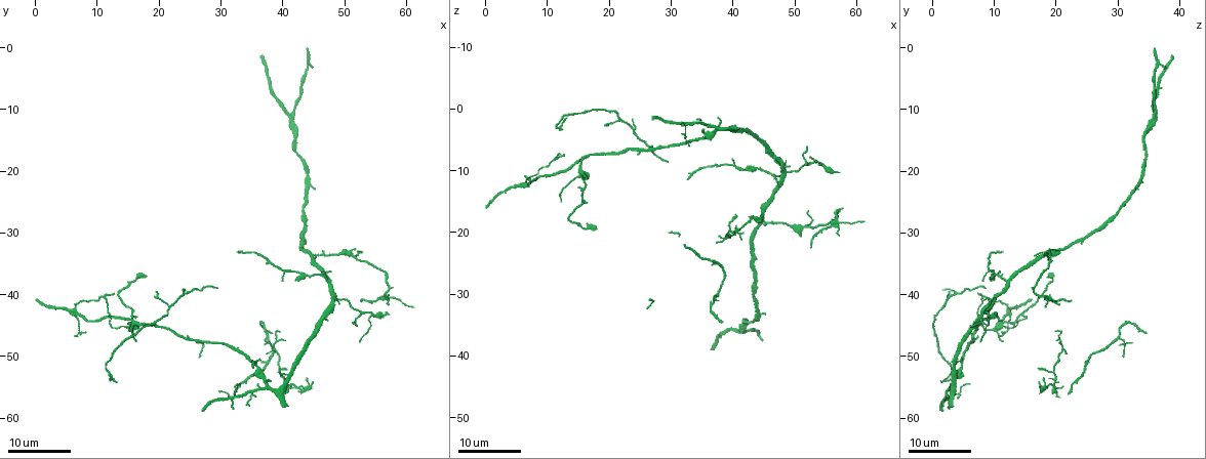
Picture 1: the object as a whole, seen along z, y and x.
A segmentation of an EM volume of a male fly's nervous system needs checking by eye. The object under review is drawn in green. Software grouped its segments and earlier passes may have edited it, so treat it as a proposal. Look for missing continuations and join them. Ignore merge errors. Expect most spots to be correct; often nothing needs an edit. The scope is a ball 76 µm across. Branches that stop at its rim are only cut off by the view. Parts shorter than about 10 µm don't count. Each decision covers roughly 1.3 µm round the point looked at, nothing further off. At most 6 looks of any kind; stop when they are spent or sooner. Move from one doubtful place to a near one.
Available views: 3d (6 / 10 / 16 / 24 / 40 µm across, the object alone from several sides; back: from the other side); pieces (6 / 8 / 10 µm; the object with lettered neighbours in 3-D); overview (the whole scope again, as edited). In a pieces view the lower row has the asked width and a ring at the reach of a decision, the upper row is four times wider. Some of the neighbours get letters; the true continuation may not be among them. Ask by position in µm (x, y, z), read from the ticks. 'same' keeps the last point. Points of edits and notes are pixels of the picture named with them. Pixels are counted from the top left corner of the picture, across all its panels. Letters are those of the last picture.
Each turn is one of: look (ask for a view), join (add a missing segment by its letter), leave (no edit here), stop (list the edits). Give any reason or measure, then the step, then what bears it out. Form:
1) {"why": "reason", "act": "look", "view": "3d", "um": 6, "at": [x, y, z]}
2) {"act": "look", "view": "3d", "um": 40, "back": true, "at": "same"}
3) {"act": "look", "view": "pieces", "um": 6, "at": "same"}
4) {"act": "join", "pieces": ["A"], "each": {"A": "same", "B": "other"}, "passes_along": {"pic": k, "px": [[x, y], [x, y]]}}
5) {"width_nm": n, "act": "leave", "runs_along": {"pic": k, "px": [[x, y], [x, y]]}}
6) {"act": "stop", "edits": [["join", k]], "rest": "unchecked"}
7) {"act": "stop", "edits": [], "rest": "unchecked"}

{"why": "branch stops here", "act": "look", "view": "3d", "um": 24, "at": [33.0, 33.5, 11.5]}

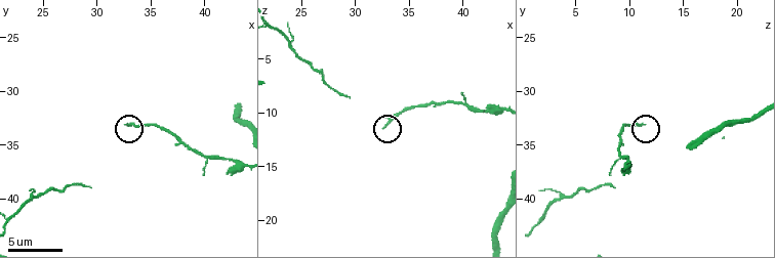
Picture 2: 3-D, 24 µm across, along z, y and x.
{"act": "look", "view": "pieces", "um": 10, "at": [32.6, 33.0, 11.4]}

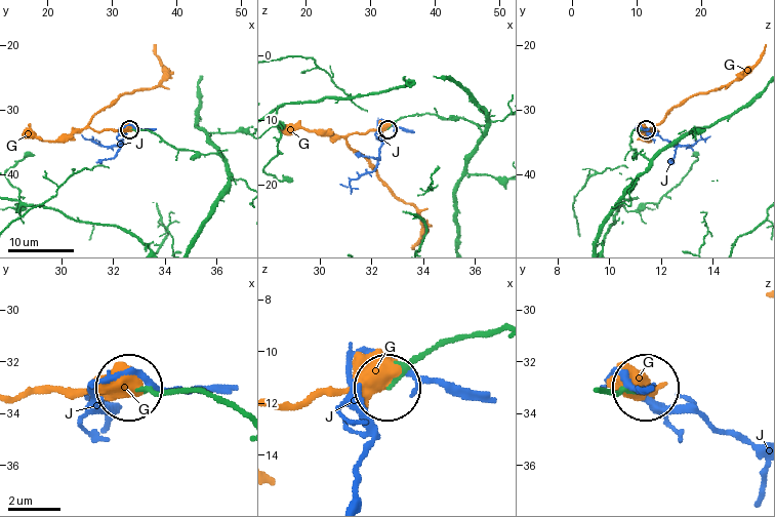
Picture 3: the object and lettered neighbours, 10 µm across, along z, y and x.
{"act": "leave", "each": {"G": "other", "J": "other"}, "runs_along": {"pic": 3, "px": [[497, 330], [438, 340], [386, 388]]}, "found": "no lettered segment goes on from it"}

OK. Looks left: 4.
{"why": "free end", "act": "look", "view": "3d", "um": 24, "at": [40.0, 52.0, 17.5]}

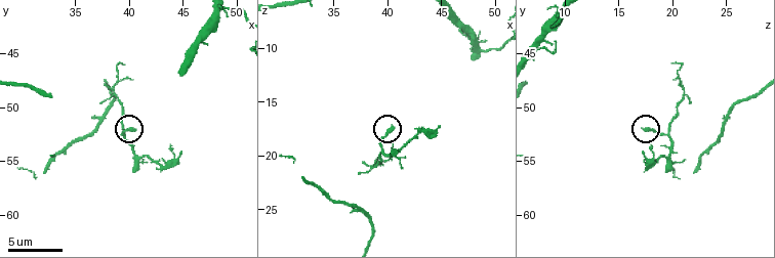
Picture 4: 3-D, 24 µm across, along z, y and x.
{"act": "look", "view": "pieces", "um": 8, "at": [40.2, 52.2, 17.2]}

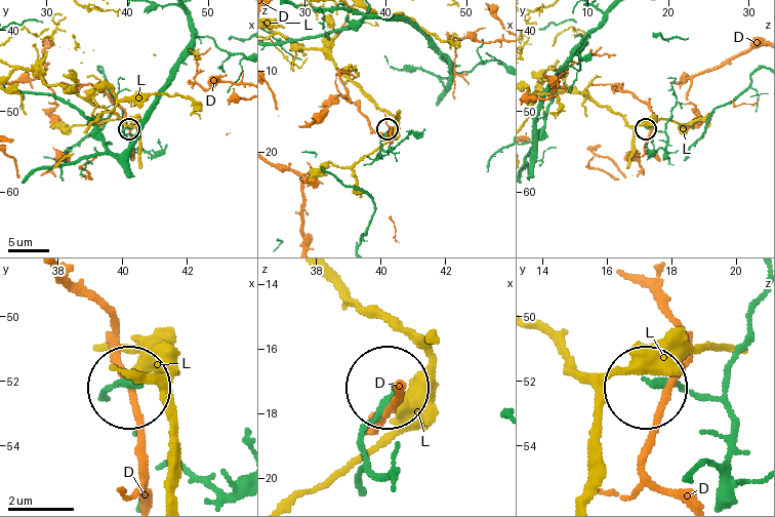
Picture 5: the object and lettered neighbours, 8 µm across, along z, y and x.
{"act": "leave", "each": {"D": "other", "L": "other"}, "found": "none of them fits"}

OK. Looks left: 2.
{"why": "free end", "act": "look", "view": "pieces", "um": 10, "at": [42.0, 37.6, 10.0]}

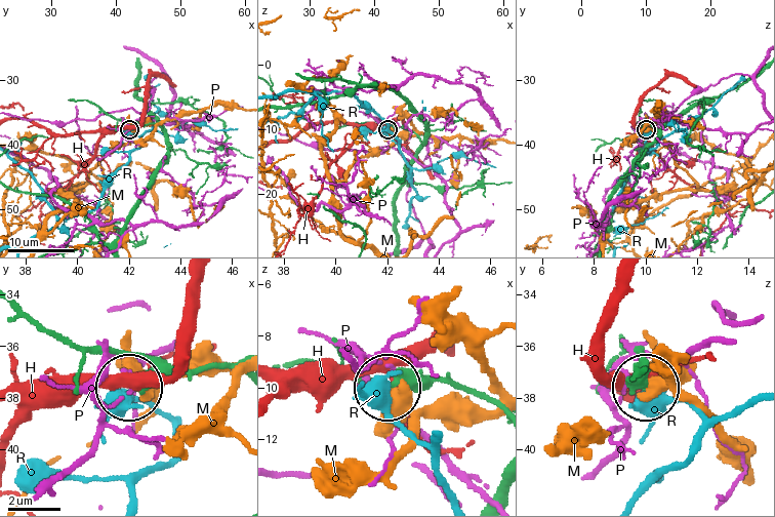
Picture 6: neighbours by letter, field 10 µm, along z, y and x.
{"act": "leave", "each": {"H": "other", "M": "other", "P": "other", "R": "other"}, "found": "no lettered segment goes on from it"}

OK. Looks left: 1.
{"act": "stop", "edits": [], "rest": "unchecked"}

